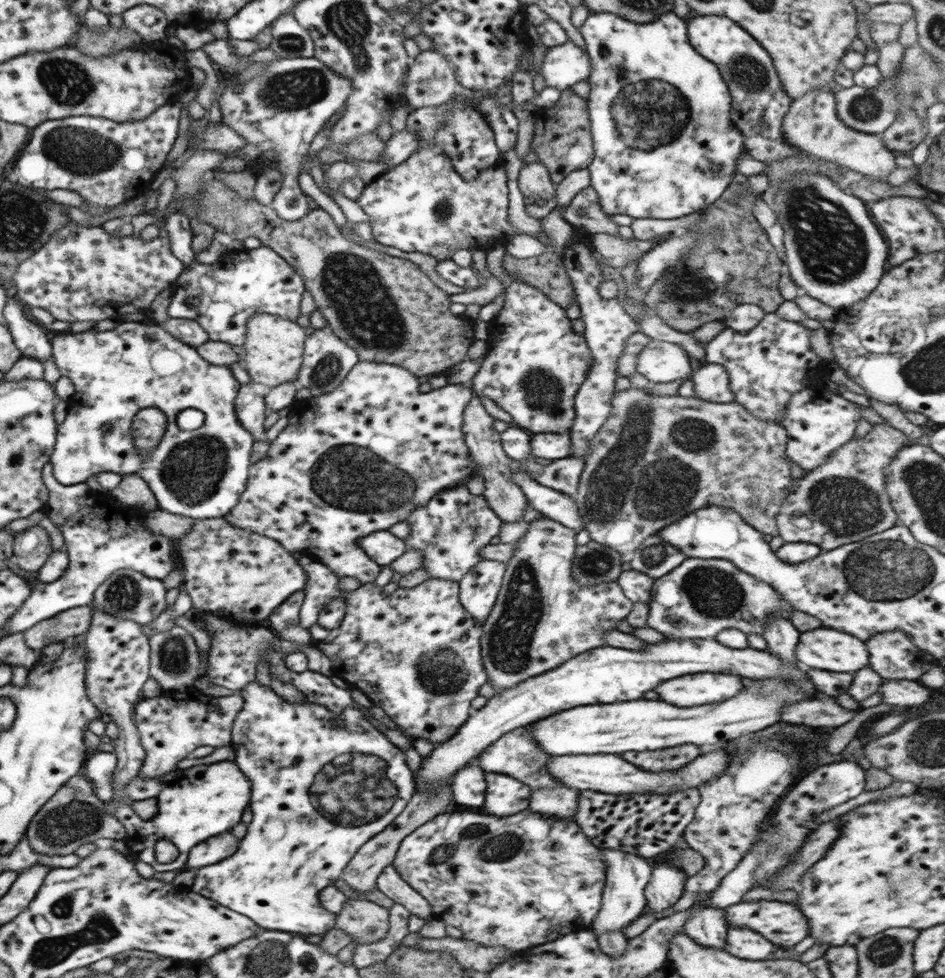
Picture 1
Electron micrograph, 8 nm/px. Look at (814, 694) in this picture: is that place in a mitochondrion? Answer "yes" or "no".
no

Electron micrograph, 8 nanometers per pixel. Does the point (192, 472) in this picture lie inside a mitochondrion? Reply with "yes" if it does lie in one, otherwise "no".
yes

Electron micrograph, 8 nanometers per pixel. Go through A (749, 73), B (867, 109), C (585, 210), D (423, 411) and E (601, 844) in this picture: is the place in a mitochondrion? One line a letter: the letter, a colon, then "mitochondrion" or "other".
A: mitochondrion
B: mitochondrion
C: mitochondrion
D: other
E: other

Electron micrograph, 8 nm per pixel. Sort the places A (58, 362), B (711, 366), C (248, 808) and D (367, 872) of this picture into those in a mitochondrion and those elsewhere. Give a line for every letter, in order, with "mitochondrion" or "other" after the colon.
A: other
B: other
C: other
D: other

